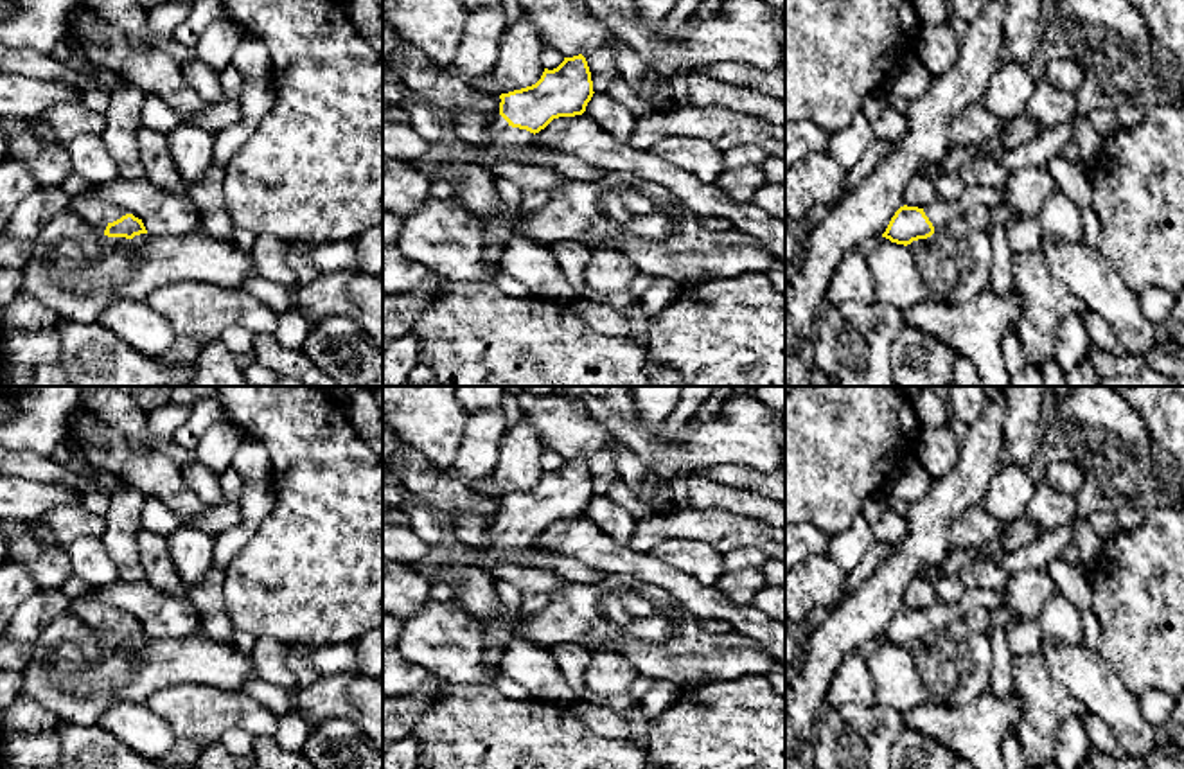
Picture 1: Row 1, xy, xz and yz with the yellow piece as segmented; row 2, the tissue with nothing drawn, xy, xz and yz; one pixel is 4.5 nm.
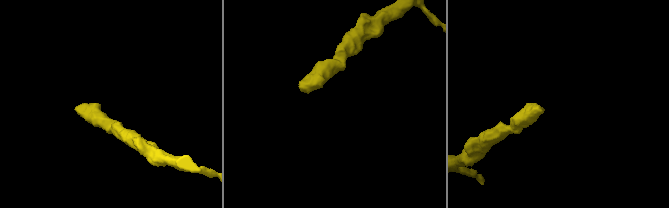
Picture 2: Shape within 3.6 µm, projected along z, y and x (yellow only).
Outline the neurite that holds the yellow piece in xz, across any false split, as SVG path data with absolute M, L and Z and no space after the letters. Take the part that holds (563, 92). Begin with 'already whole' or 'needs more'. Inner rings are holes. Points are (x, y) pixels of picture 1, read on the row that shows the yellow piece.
needs more; M564 57L557 68L544 68L535 84L501 93L499 117L487 129L487 144L471 149L492 162L507 160L534 146L535 135L553 119L582 115L593 93L586 57Z

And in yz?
needs more; M972 185L967 187L954 201L938 198L925 208L904 205L895 212L882 237L907 246L913 241L931 237L934 232L947 230L947 225L954 217L963 217L974 205L985 205L988 208L1001 207L1004 203L1004 196L1006 185Z

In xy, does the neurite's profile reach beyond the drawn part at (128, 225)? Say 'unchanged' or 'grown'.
grown

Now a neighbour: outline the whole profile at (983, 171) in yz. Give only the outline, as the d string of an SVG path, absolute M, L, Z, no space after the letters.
M977 158L961 165L958 176L965 183L965 187L972 185L1004 187L1010 172L992 158Z

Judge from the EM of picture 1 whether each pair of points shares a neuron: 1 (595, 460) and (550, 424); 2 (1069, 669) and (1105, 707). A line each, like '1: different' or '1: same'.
1: same
2: same

